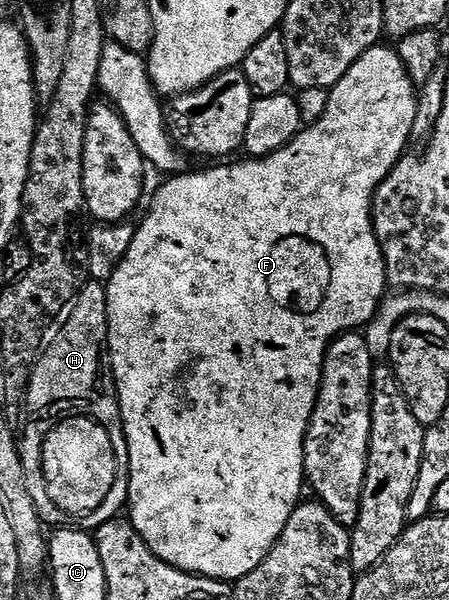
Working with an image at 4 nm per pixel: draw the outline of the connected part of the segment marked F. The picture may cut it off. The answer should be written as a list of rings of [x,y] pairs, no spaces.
[[[378,46],[368,48],[353,63],[351,70],[347,70],[347,74],[343,74],[343,78],[339,83],[334,88],[329,89],[327,111],[323,114],[323,118],[319,118],[319,122],[302,127],[291,143],[279,150],[275,150],[275,154],[271,154],[270,156],[244,158],[245,160],[239,161],[238,164],[221,162],[218,163],[221,164],[218,168],[205,168],[202,172],[186,170],[180,174],[170,175],[166,179],[169,181],[154,194],[153,201],[149,204],[149,213],[142,218],[141,225],[139,223],[136,225],[133,237],[131,238],[131,247],[127,250],[127,254],[123,254],[123,262],[119,262],[119,266],[113,271],[111,278],[105,284],[105,293],[107,294],[107,322],[109,323],[109,354],[107,359],[109,367],[113,370],[113,380],[117,384],[119,410],[121,411],[123,430],[127,438],[127,454],[129,455],[129,466],[127,469],[129,512],[127,512],[127,519],[135,526],[135,530],[139,530],[143,542],[147,542],[149,549],[163,562],[167,562],[184,572],[189,572],[193,576],[206,576],[212,580],[222,582],[236,582],[241,580],[247,574],[251,574],[251,570],[255,570],[255,566],[259,566],[259,562],[263,562],[263,558],[267,558],[267,554],[275,546],[277,539],[283,534],[283,526],[287,526],[287,518],[291,518],[291,514],[296,510],[297,505],[302,503],[303,495],[301,496],[301,487],[304,489],[307,484],[305,479],[305,435],[309,429],[309,423],[315,410],[317,395],[321,389],[321,371],[323,370],[323,362],[325,361],[329,345],[345,332],[355,332],[364,329],[366,324],[370,324],[373,320],[373,315],[377,312],[378,306],[381,305],[381,301],[387,295],[385,259],[383,258],[383,250],[379,246],[379,238],[373,229],[373,196],[376,194],[378,186],[387,178],[387,174],[391,174],[393,167],[401,161],[402,156],[406,155],[408,148],[405,147],[411,144],[418,95],[418,89],[415,87],[413,79],[407,74],[407,70],[399,58],[396,47],[389,46],[389,48],[384,48],[384,46]]]

